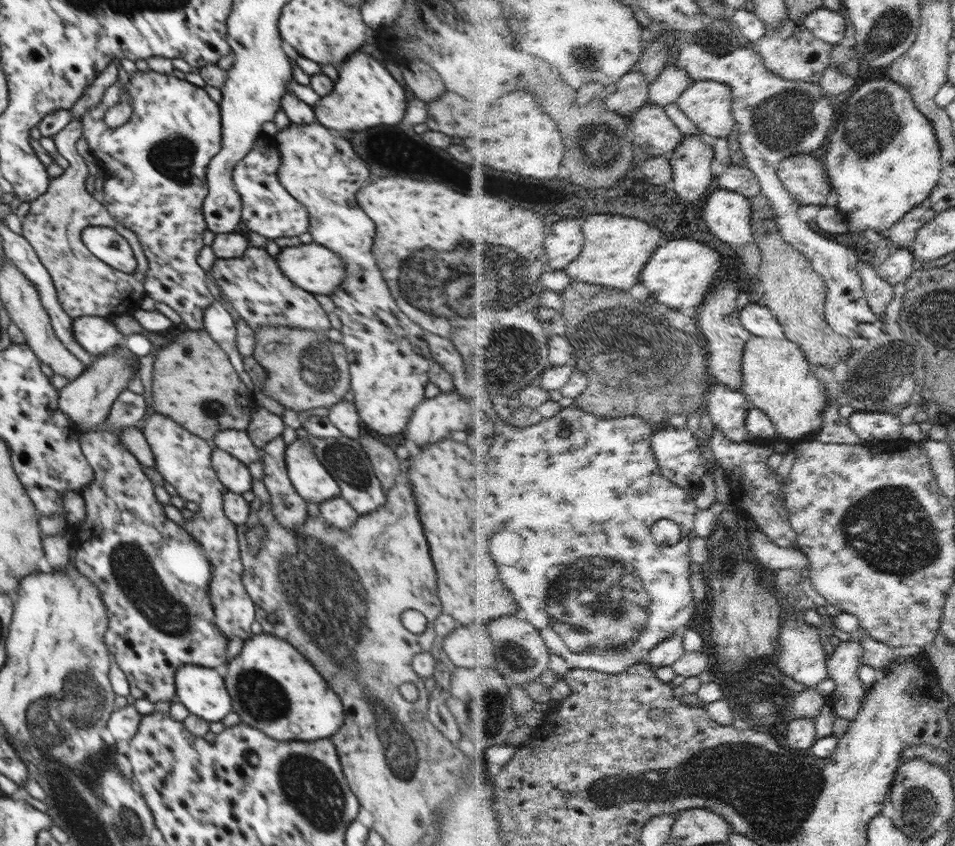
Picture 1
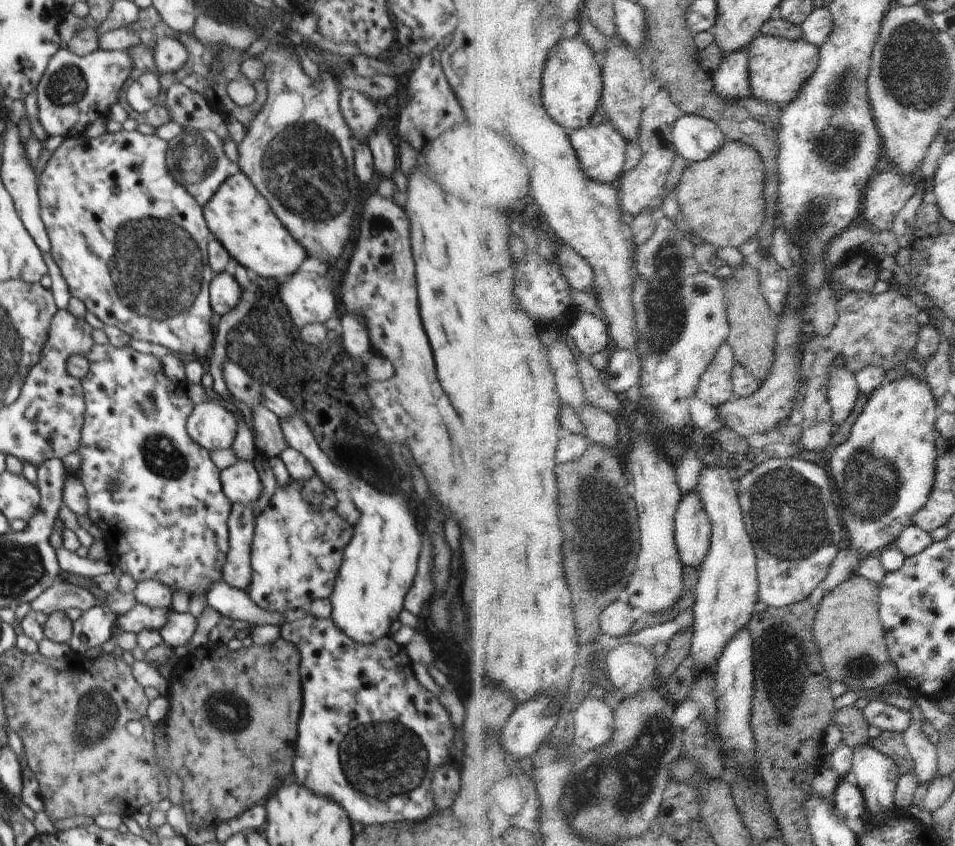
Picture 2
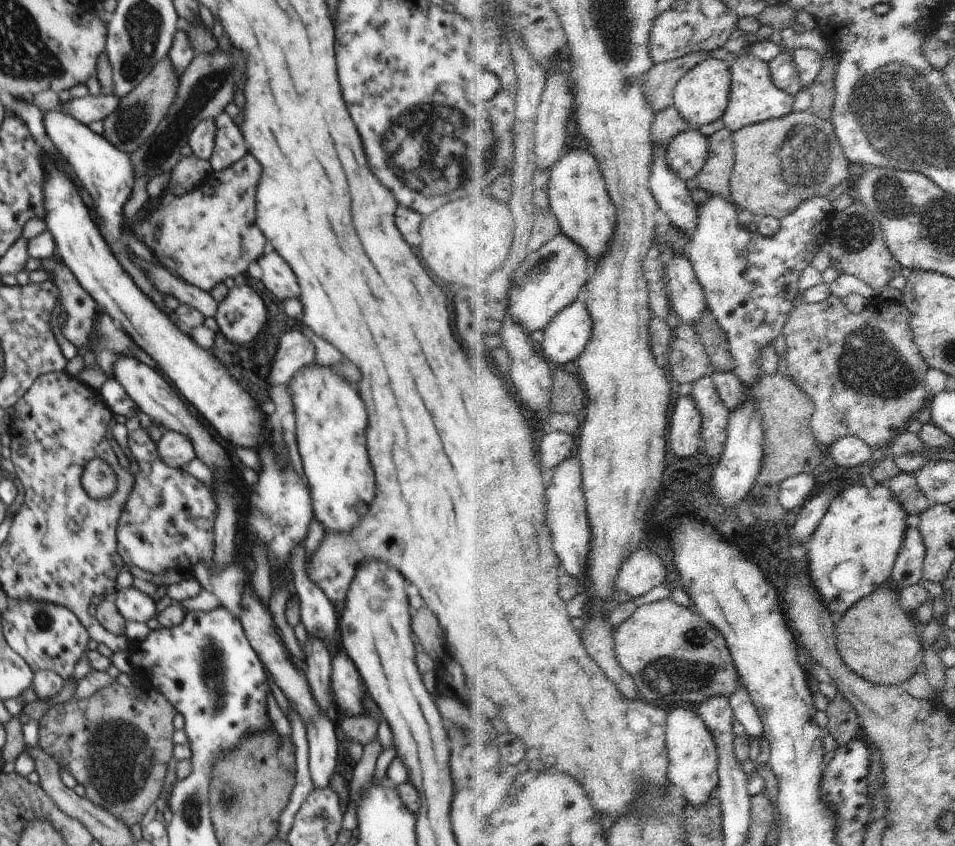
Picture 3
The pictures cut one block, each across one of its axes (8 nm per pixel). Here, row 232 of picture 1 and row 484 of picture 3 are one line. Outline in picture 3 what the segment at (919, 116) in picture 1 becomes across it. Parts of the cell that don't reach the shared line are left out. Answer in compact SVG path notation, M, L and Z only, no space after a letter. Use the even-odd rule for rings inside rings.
M888 483L874 489L863 484L851 486L836 497L809 550L811 578L820 594L824 594L824 602L828 602L832 614L836 614L836 622L893 578L895 564L913 524Z

